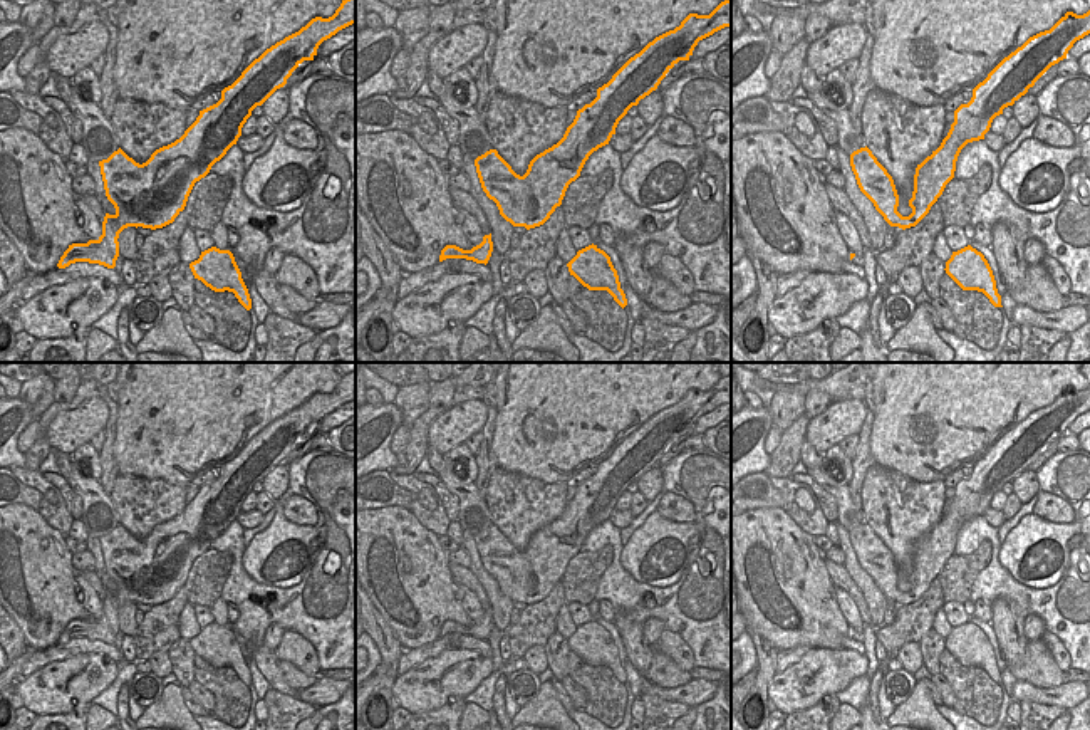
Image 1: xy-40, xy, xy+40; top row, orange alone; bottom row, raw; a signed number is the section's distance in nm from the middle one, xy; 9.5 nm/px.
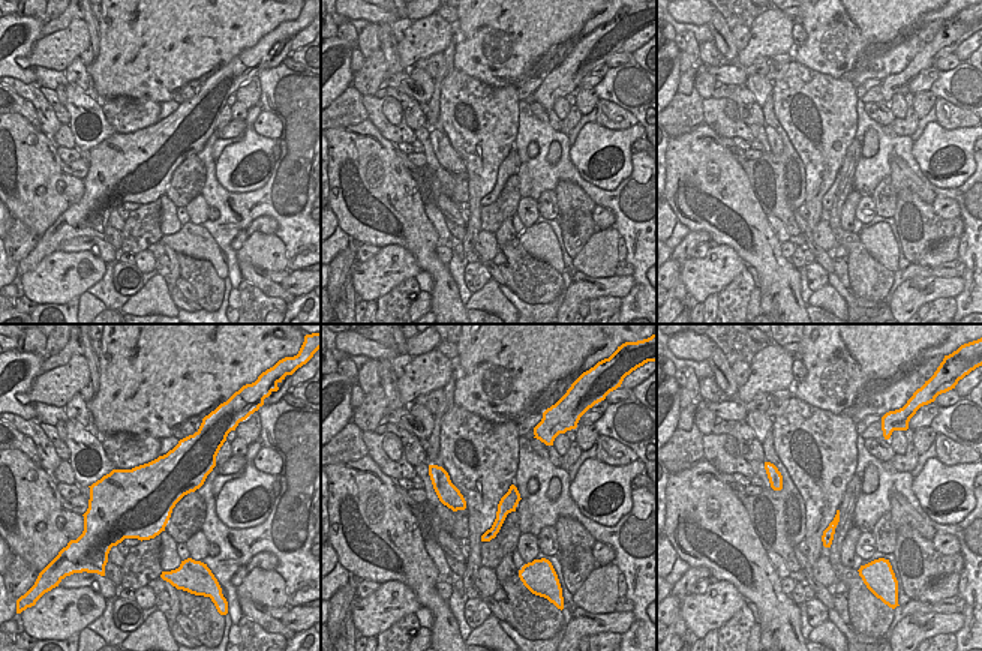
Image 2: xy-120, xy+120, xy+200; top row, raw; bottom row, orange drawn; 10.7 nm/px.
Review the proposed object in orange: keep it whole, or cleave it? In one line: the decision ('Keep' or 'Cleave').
Keep.

